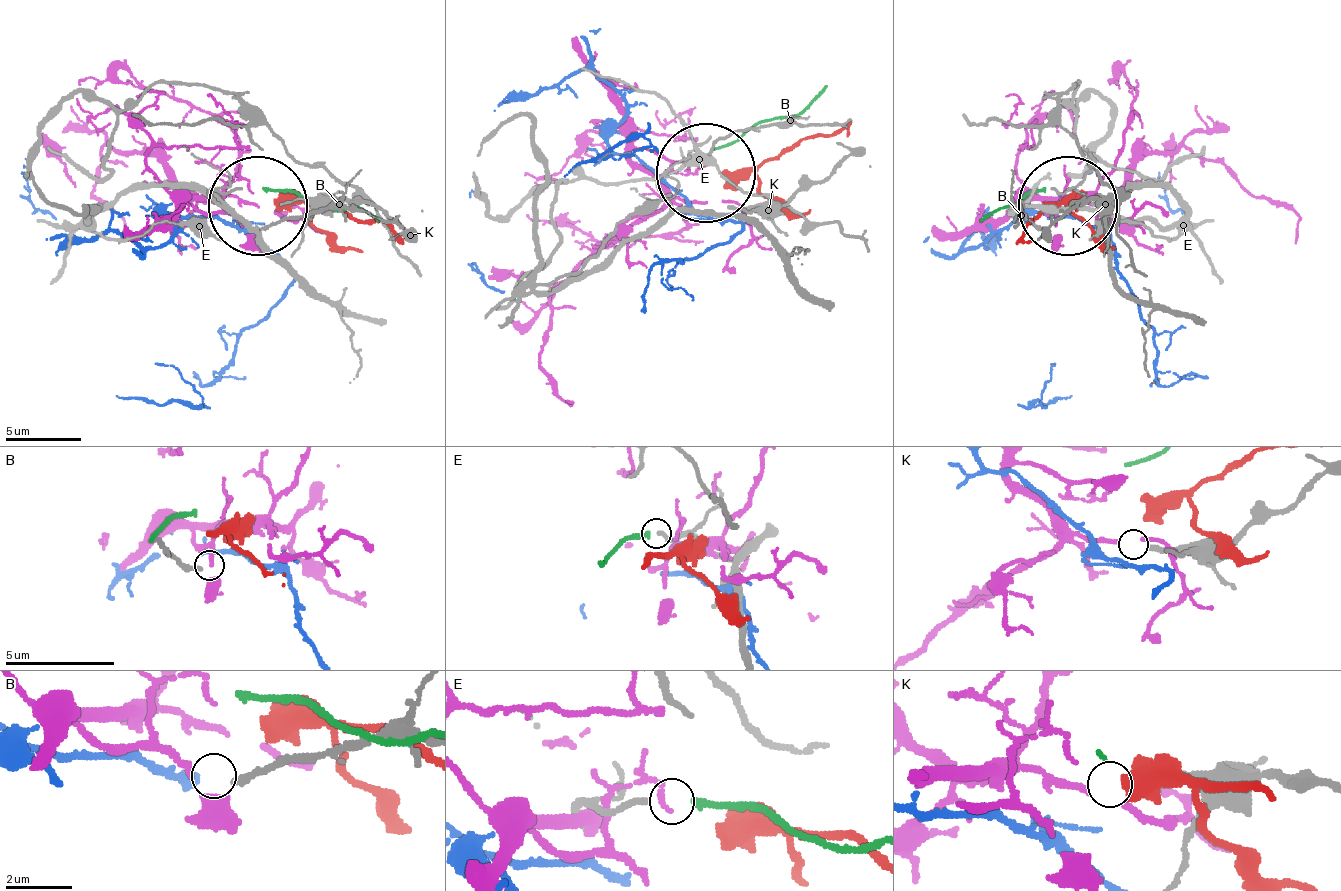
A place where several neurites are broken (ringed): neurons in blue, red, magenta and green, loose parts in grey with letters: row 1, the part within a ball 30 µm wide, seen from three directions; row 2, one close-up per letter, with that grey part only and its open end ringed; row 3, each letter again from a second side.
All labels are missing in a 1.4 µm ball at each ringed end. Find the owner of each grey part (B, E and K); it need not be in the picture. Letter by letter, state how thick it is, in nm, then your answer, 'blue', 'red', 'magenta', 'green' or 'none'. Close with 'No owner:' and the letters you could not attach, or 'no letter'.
B: 200 nm thick; magenta
E: 170 nm thick; green
K: 240 nm thick; none
No owner: K

